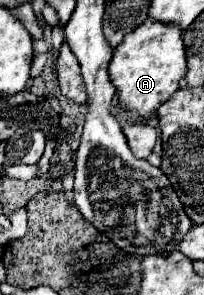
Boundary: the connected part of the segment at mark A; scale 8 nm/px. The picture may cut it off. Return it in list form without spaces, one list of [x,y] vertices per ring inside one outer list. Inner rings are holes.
[[[147,20],[133,32],[125,34],[109,62],[109,78],[117,88],[119,106],[143,118],[155,116],[157,108],[167,102],[185,78],[185,48],[181,28],[165,28],[157,20]]]

